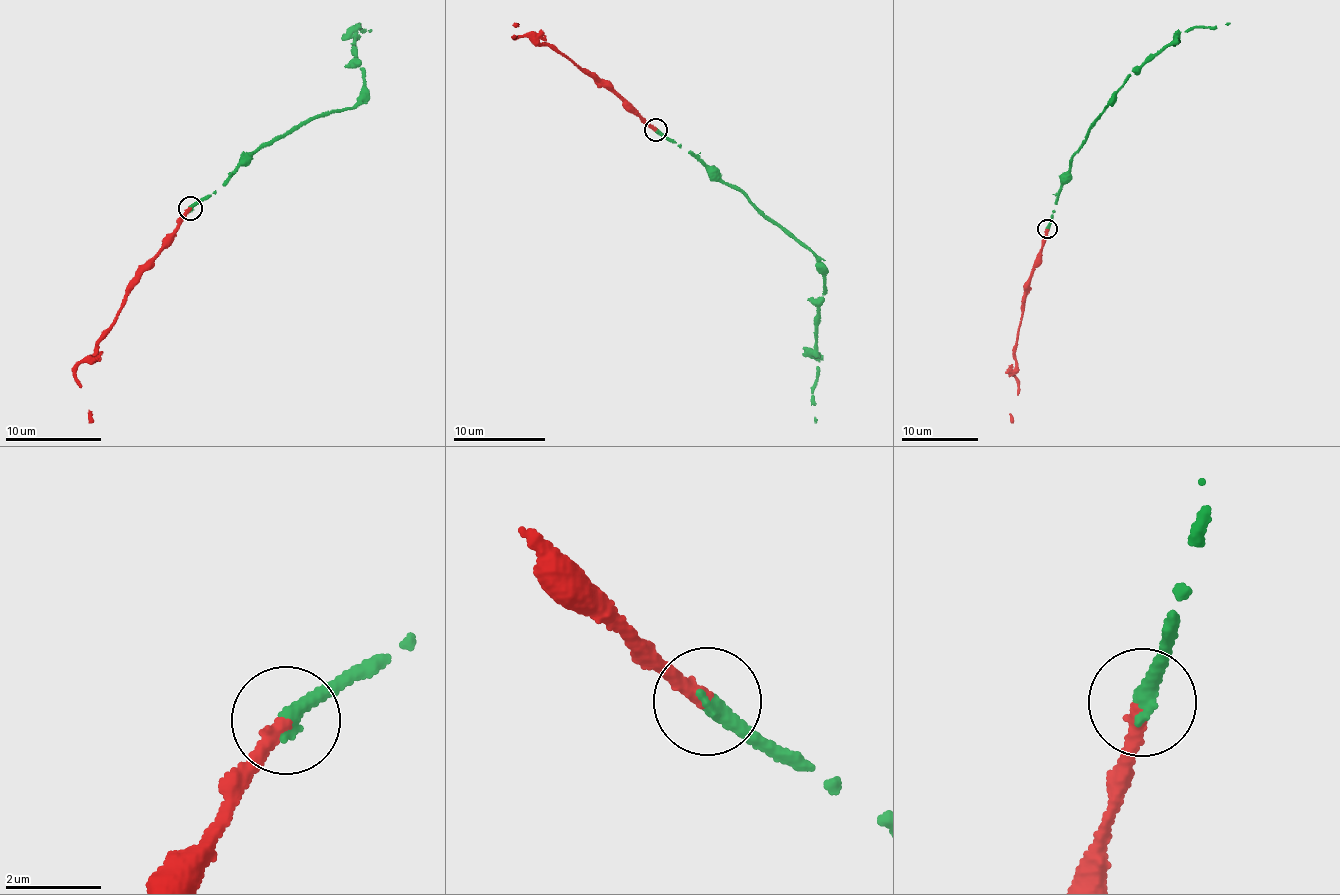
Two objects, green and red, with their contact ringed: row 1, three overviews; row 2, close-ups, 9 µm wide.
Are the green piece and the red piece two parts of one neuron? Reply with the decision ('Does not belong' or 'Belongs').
Belongs

